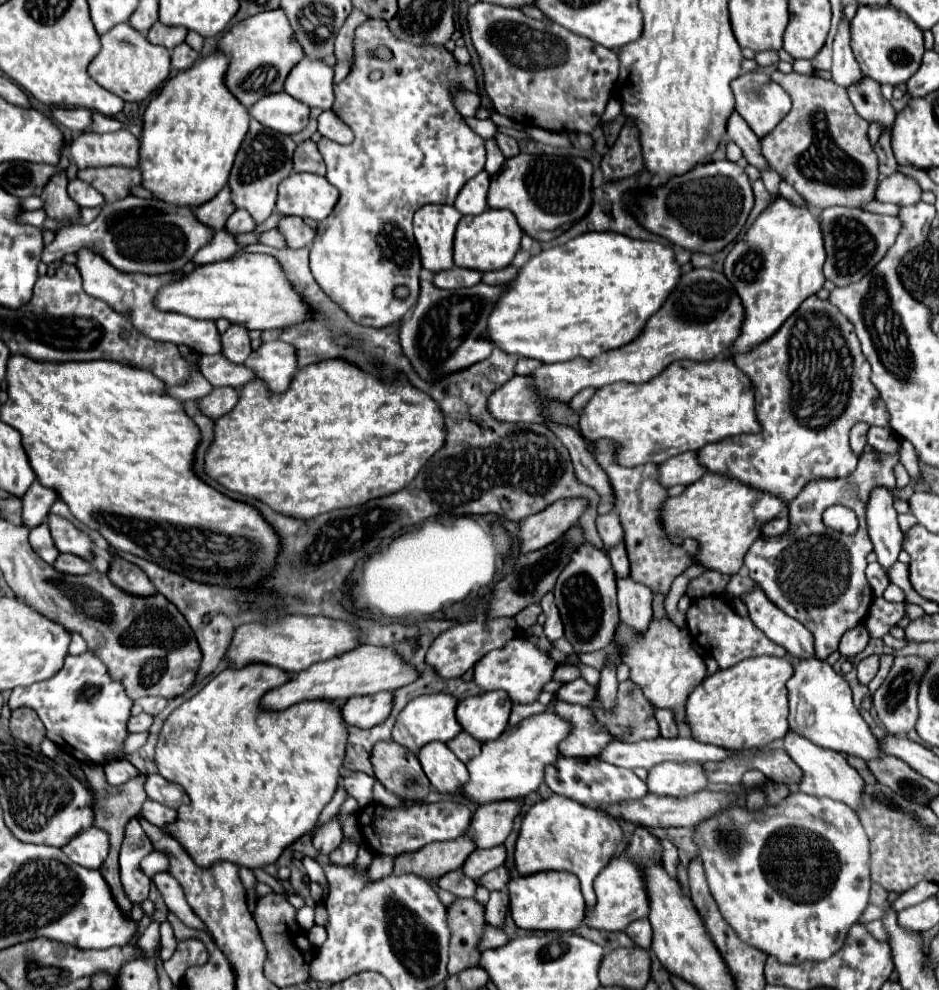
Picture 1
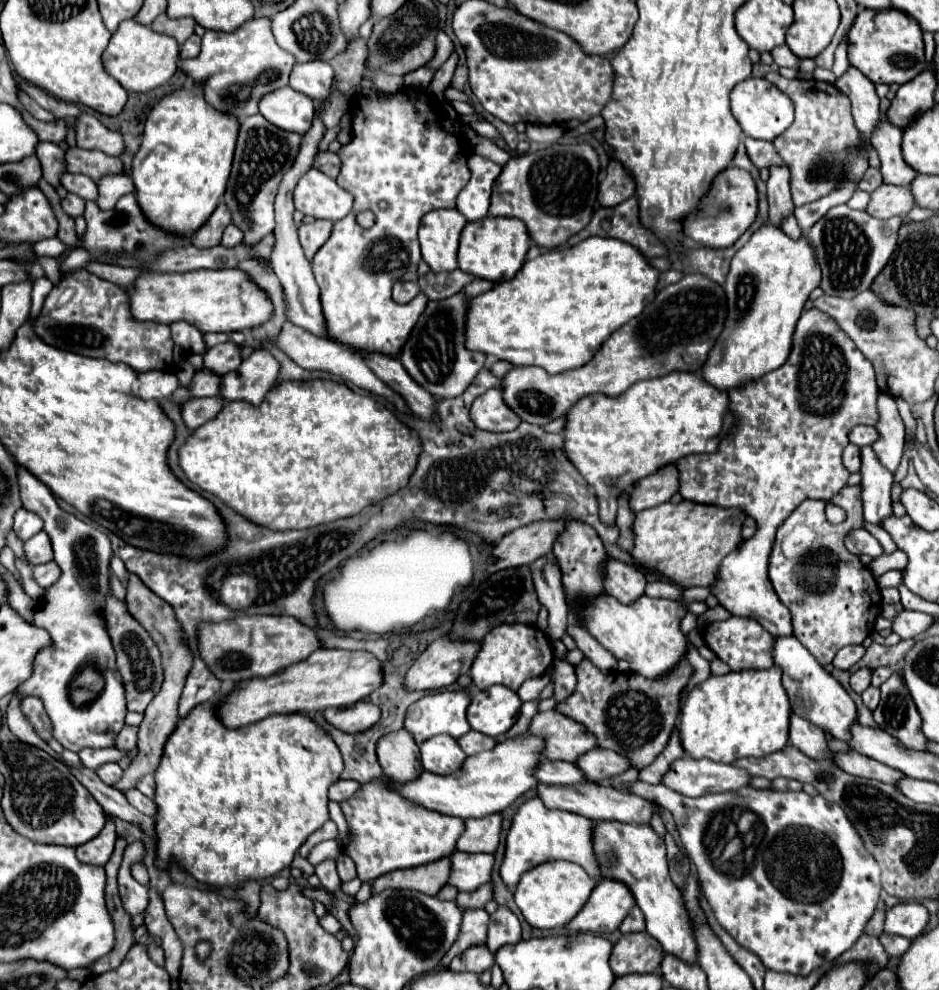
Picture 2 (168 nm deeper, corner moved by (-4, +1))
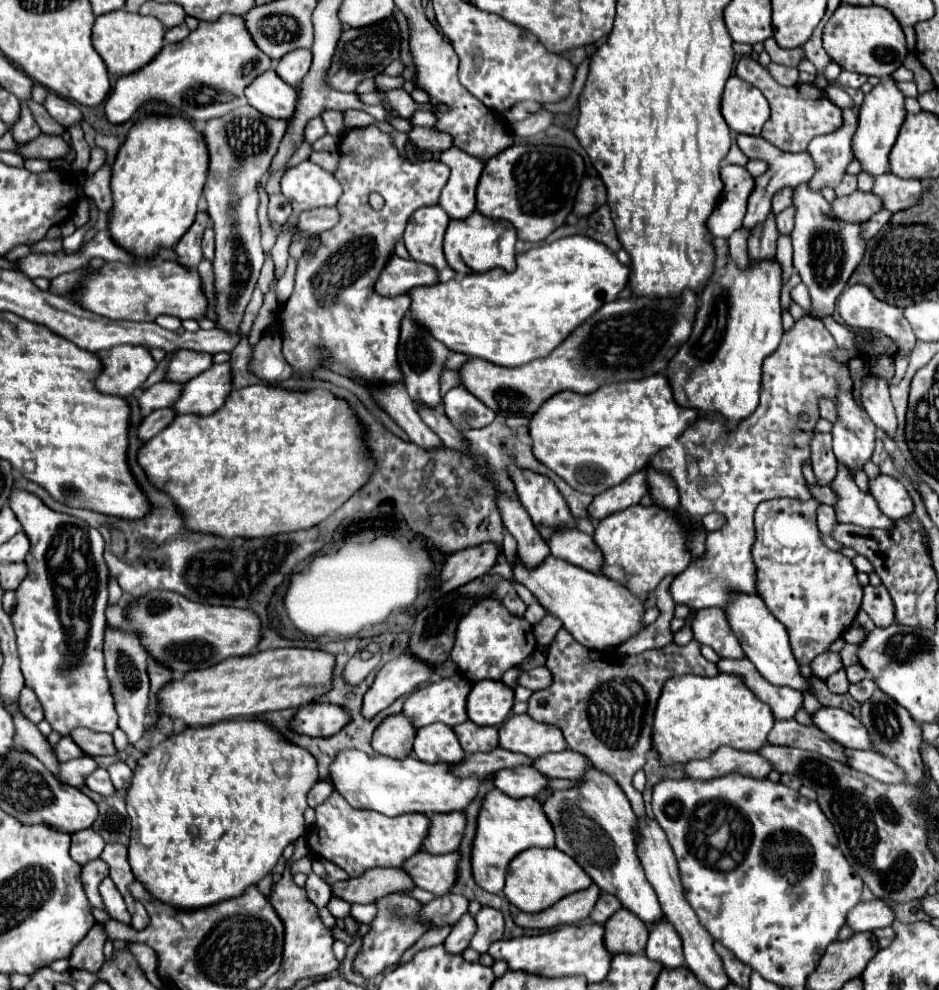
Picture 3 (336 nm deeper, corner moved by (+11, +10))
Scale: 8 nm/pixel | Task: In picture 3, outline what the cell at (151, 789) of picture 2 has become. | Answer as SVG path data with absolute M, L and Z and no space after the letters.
M123 761L113 763L107 771L109 771L111 781L113 781L113 785L115 785L117 791L123 791L123 789L129 785L129 779L131 779L131 775L133 775L133 771L129 769L129 765L123 763Z

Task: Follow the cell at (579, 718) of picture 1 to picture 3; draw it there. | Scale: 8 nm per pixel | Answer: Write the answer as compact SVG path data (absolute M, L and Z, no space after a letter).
M511 715L499 727L499 747L533 759L551 751L567 749L561 729L537 723L529 715Z

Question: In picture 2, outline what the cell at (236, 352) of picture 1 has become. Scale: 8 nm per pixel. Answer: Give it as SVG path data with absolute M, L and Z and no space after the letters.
M228 340L224 344L216 344L214 348L210 348L204 354L204 368L212 370L216 374L232 372L240 366L240 362L242 362L242 350L232 340Z

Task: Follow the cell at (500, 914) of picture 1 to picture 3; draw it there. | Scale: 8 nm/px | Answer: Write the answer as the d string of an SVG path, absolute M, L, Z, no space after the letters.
M483 907L477 915L477 933L471 939L471 947L477 953L485 953L491 943L503 937L503 915L493 907Z

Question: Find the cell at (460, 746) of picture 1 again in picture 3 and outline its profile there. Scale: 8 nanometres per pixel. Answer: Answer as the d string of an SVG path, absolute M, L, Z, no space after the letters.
M465 721L461 725L455 725L453 731L459 737L459 743L467 755L477 751L489 751L499 745L497 727L481 727L473 725L473 721Z

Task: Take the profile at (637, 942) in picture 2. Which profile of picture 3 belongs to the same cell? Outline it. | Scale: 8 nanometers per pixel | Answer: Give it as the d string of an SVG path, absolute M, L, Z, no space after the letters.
M621 909L605 923L605 945L617 953L641 953L649 937L649 927L629 909Z

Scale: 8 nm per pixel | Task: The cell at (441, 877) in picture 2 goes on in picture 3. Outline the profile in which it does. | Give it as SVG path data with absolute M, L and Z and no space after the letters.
M377 867L377 869L367 871L363 877L339 881L331 889L333 889L333 897L339 897L347 903L367 905L391 893L407 891L413 887L415 887L413 881L409 879L407 873L403 873L403 869Z

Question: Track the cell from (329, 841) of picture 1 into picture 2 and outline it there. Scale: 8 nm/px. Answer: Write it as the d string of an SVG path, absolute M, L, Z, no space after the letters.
M324 860L320 864L316 864L316 876L320 878L322 886L328 890L328 892L336 892L340 888L340 878L336 874L336 862L334 860Z

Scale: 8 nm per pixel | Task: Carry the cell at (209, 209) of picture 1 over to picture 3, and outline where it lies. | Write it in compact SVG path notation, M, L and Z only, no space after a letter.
M199 211L191 229L175 245L175 261L179 265L191 269L191 271L197 269L199 261L203 259L203 255L201 255L201 237L203 237L203 231L205 231L207 223L209 223L209 215Z

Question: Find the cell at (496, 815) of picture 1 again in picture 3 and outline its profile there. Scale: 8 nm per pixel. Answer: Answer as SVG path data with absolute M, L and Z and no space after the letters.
M435 813L429 819L431 819L429 833L421 849L435 855L455 851L463 837L465 815L463 813Z

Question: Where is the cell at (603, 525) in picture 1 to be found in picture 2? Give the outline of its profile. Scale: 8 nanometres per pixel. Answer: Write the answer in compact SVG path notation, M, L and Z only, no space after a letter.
M672 372L654 380L636 382L620 398L604 398L604 394L590 394L572 406L566 414L566 440L564 448L568 458L594 488L600 500L600 522L606 526L616 524L618 494L636 480L654 474L658 468L672 464L688 454L712 452L720 446L720 438L732 430L732 414L728 414L728 392L718 390L694 372Z

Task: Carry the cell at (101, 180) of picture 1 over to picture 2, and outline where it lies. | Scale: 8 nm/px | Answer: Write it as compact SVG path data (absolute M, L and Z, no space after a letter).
M70 148L66 152L66 162L68 162L68 172L84 174L94 182L110 174L124 174L124 164L120 158L112 158L96 150Z

